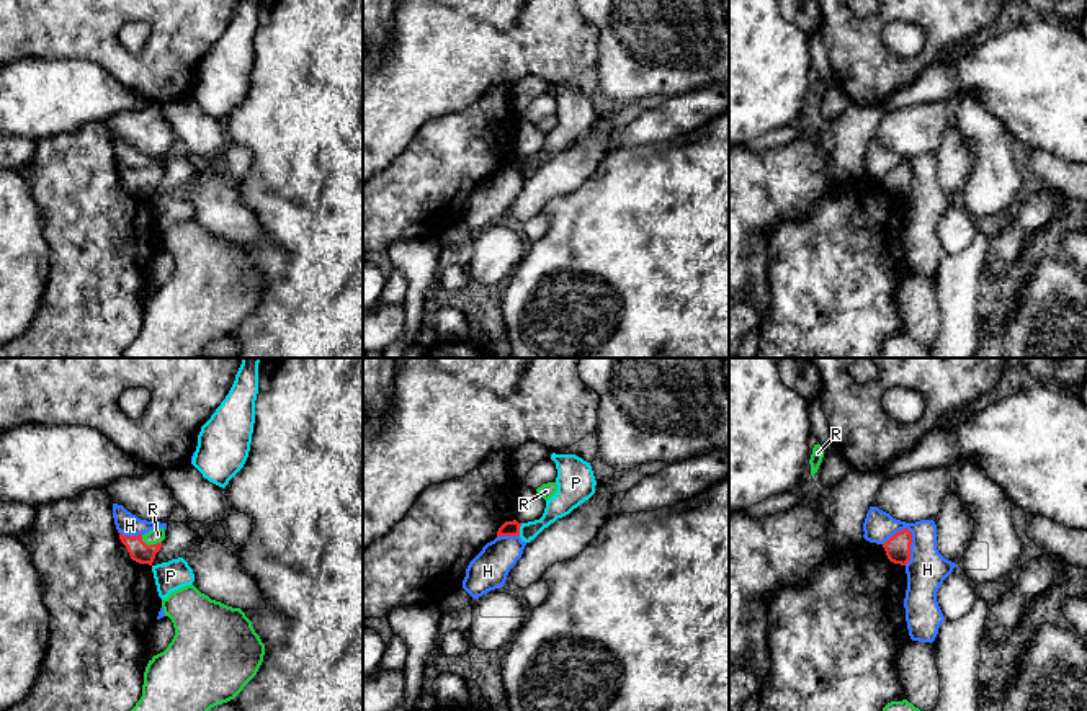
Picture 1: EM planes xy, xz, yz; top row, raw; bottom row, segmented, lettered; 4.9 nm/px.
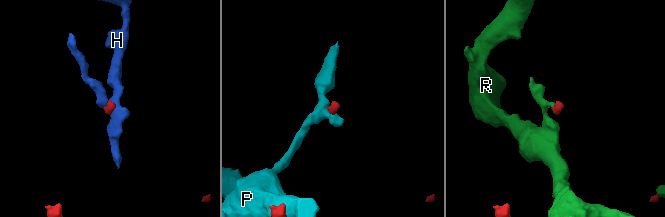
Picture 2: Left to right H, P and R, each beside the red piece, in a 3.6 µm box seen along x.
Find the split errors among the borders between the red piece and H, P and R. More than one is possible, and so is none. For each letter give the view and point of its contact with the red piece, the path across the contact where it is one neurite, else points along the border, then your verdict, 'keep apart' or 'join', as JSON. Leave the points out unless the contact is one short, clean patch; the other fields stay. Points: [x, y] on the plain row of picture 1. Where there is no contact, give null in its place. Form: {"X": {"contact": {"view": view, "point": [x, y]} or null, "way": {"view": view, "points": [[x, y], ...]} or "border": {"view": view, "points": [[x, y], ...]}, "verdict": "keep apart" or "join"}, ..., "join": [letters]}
{"H": {"contact": {"view": "yz", "point": [909, 180]}, "verdict": "keep apart"}, "P": {"contact": {"view": "xz", "point": [518, 164]}, "verdict": "keep apart"}, "R": {"contact": {"view": "xy", "point": [151, 178]}, "verdict": "join"}, "join": ["R"]}

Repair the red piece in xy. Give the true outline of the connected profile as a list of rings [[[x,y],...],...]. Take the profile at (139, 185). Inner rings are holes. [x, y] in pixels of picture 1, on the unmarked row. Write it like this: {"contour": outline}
{"contour": [[[154,162],[142,170],[124,170],[119,167],[119,173],[126,180],[132,195],[152,199],[155,188],[160,185],[162,175],[165,173],[165,163]]]}

